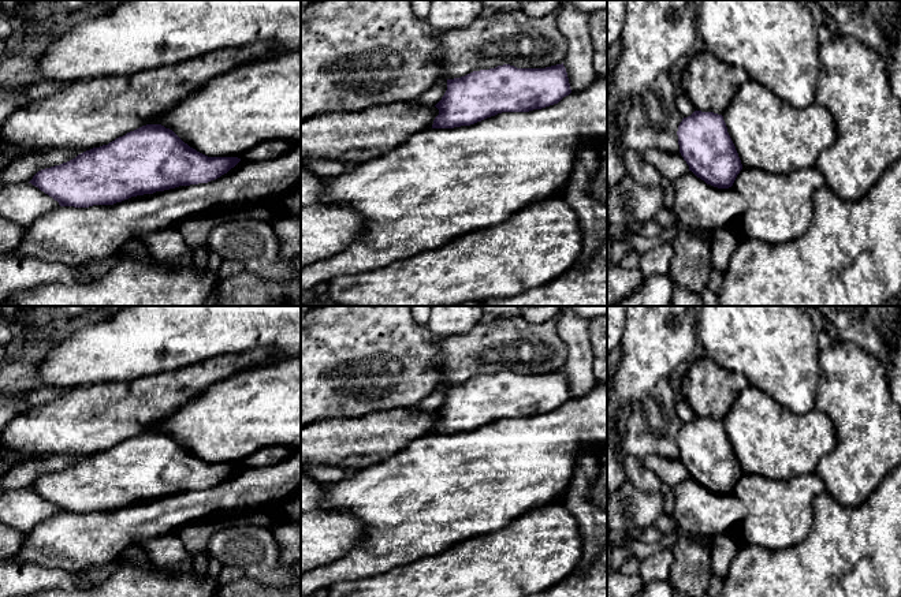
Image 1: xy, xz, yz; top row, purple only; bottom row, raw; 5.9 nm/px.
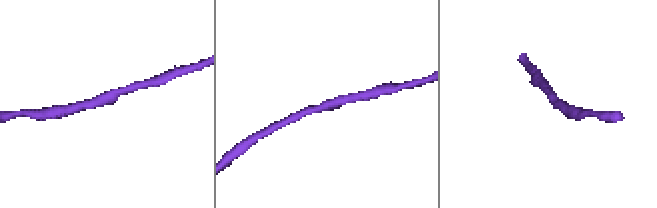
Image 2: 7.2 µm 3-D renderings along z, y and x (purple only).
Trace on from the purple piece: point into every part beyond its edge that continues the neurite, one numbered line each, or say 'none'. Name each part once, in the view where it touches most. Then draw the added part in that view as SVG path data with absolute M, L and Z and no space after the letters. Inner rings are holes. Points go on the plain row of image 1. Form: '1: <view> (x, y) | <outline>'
1: xz (440, 489) | M597 384L584 398L570 399L558 410L541 415L533 415L529 418L502 418L470 432L454 434L427 434L407 444L402 451L387 460L351 471L347 478L328 485L325 496L323 497L323 508L328 511L346 511L354 514L357 519L366 526L364 540L353 545L349 552L331 563L321 564L317 568L312 568L308 572L301 574L301 597L314 594L319 589L328 587L336 582L362 579L366 577L384 574L398 566L405 566L420 557L440 553L468 538L495 533L530 510L556 503L556 500L570 488L576 463L587 451L595 451L597 456L607 451L607 384Z

